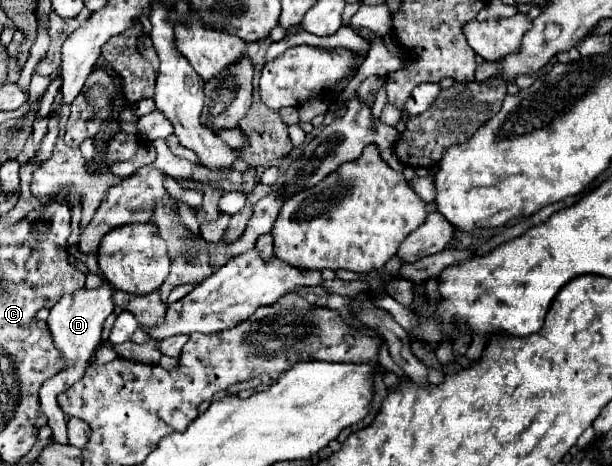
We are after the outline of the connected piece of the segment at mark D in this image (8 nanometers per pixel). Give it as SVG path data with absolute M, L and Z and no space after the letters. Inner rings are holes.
M102 286L98 290L84 288L76 294L62 296L60 302L50 308L50 316L46 322L48 322L52 340L56 344L56 350L60 352L60 360L66 366L60 368L52 378L48 378L42 384L40 406L42 406L42 412L48 416L48 426L54 430L56 442L60 442L60 444L68 444L68 440L66 440L66 420L64 420L64 412L58 404L58 394L64 392L66 388L70 388L84 374L90 358L94 356L96 348L102 342L102 326L112 312L114 312L114 302L112 302L112 290L108 286Z

